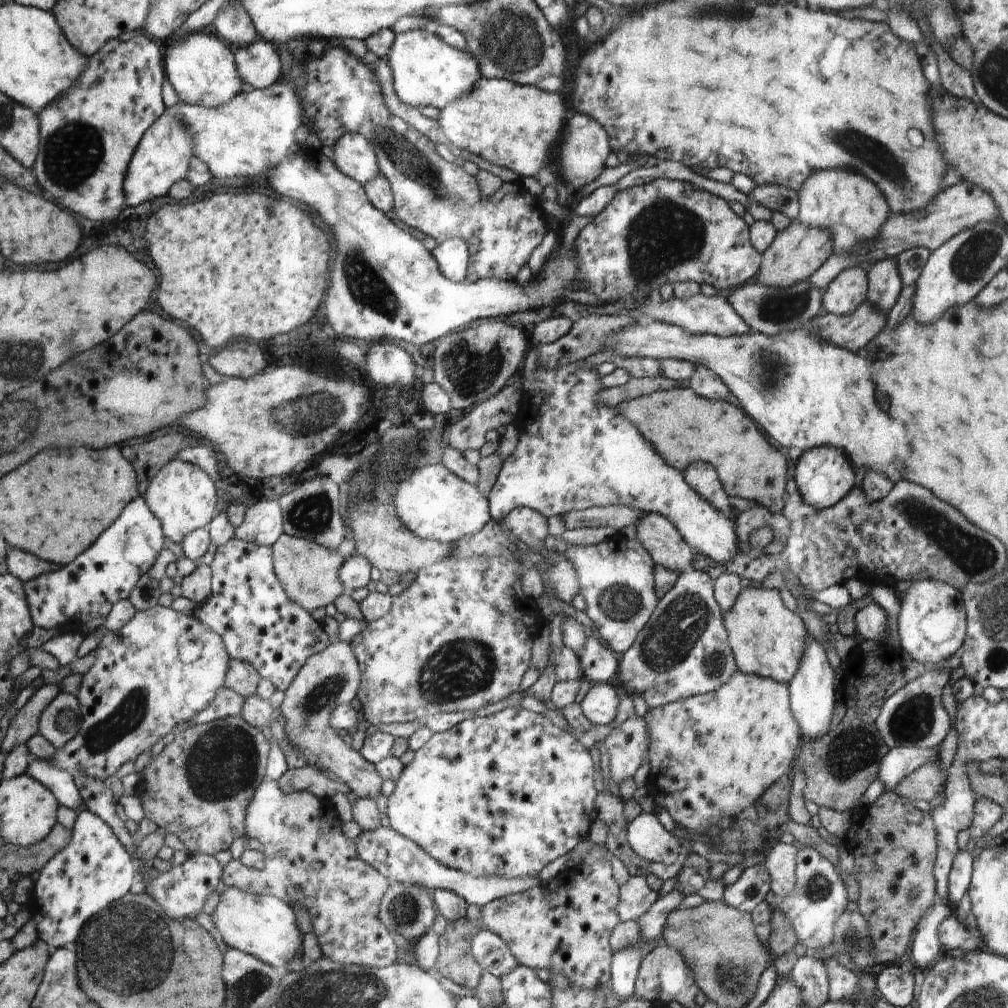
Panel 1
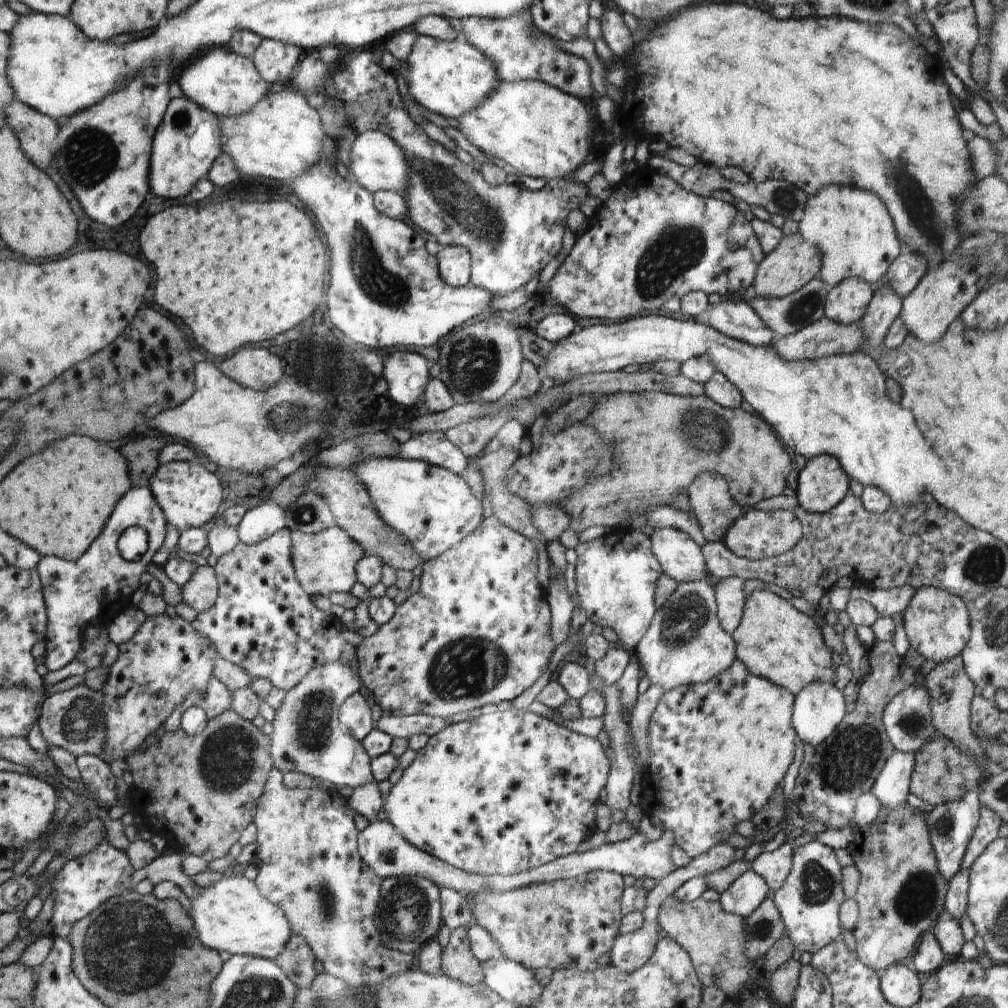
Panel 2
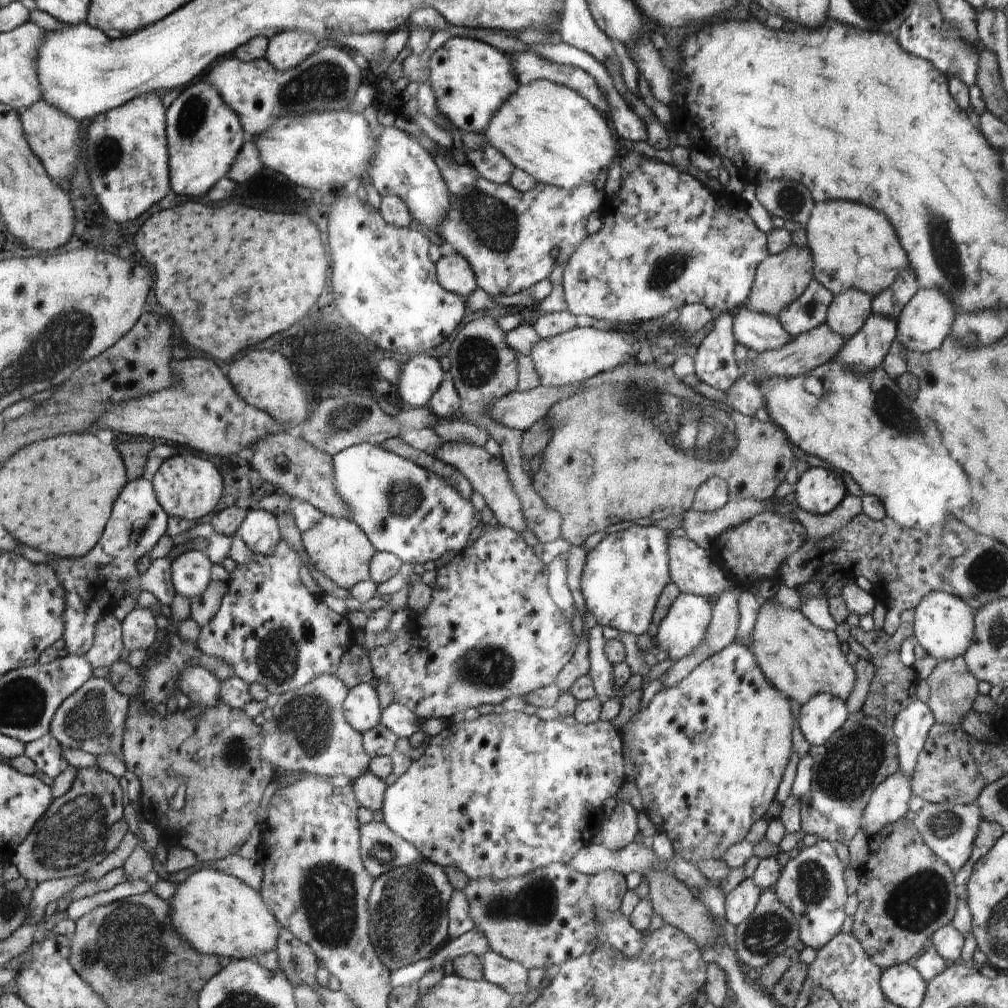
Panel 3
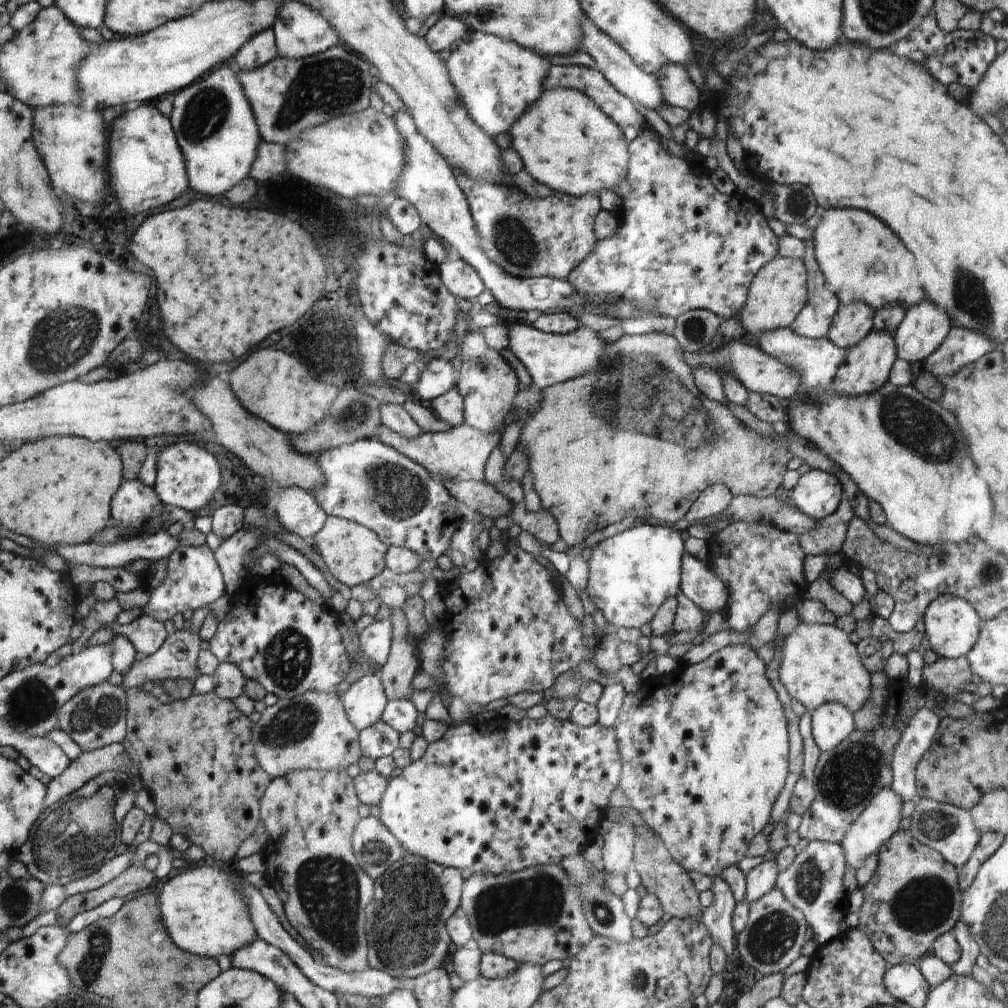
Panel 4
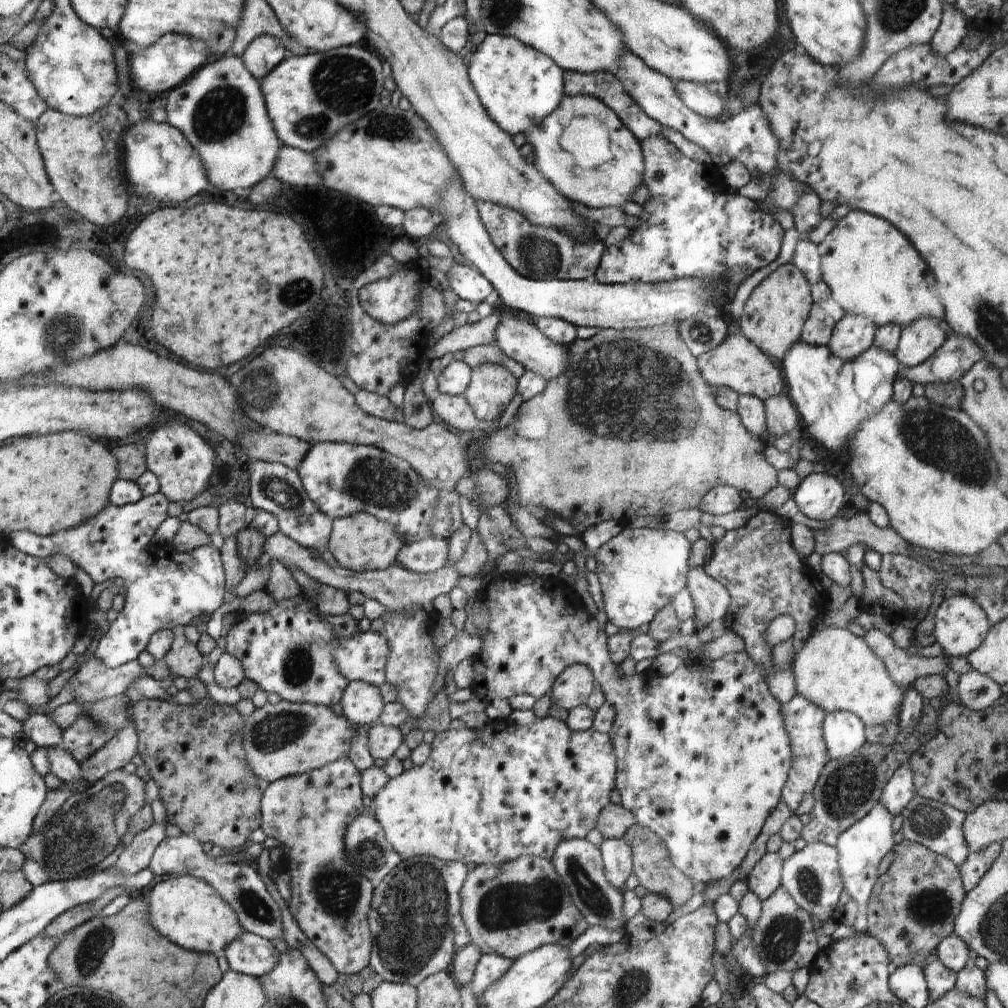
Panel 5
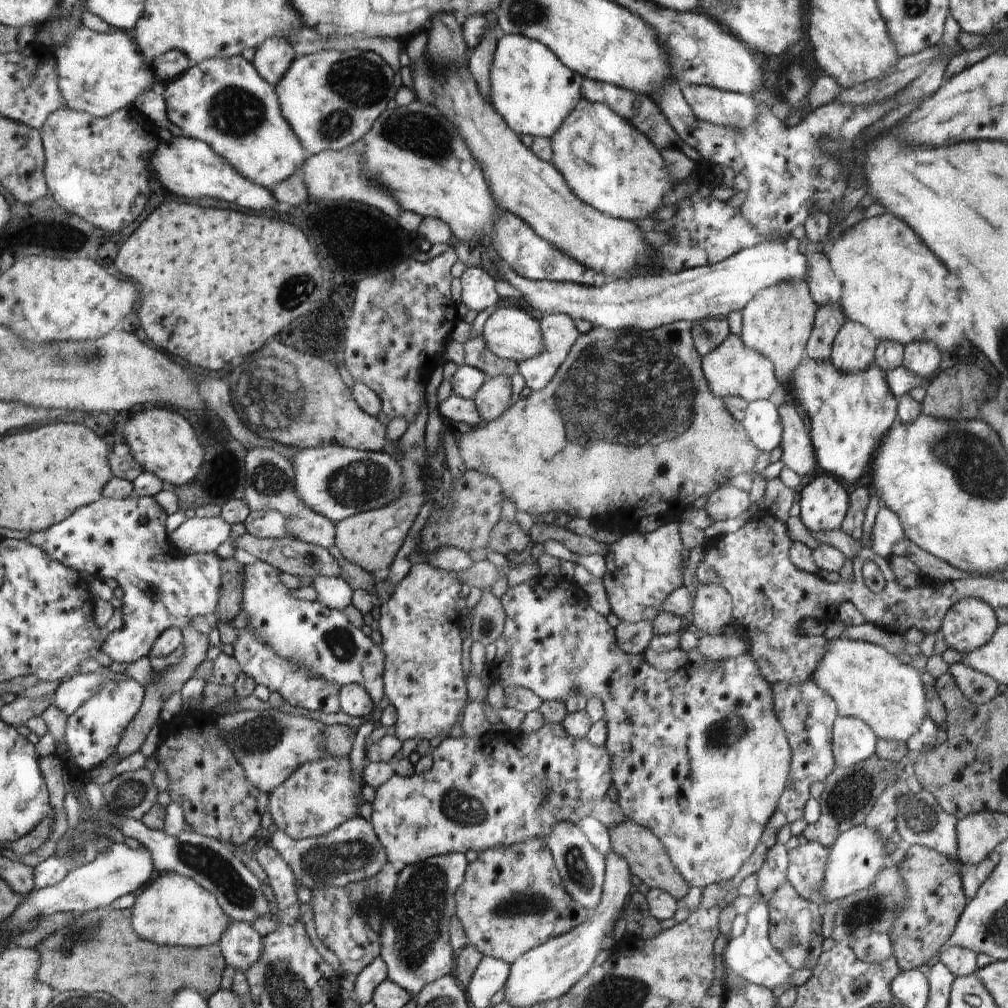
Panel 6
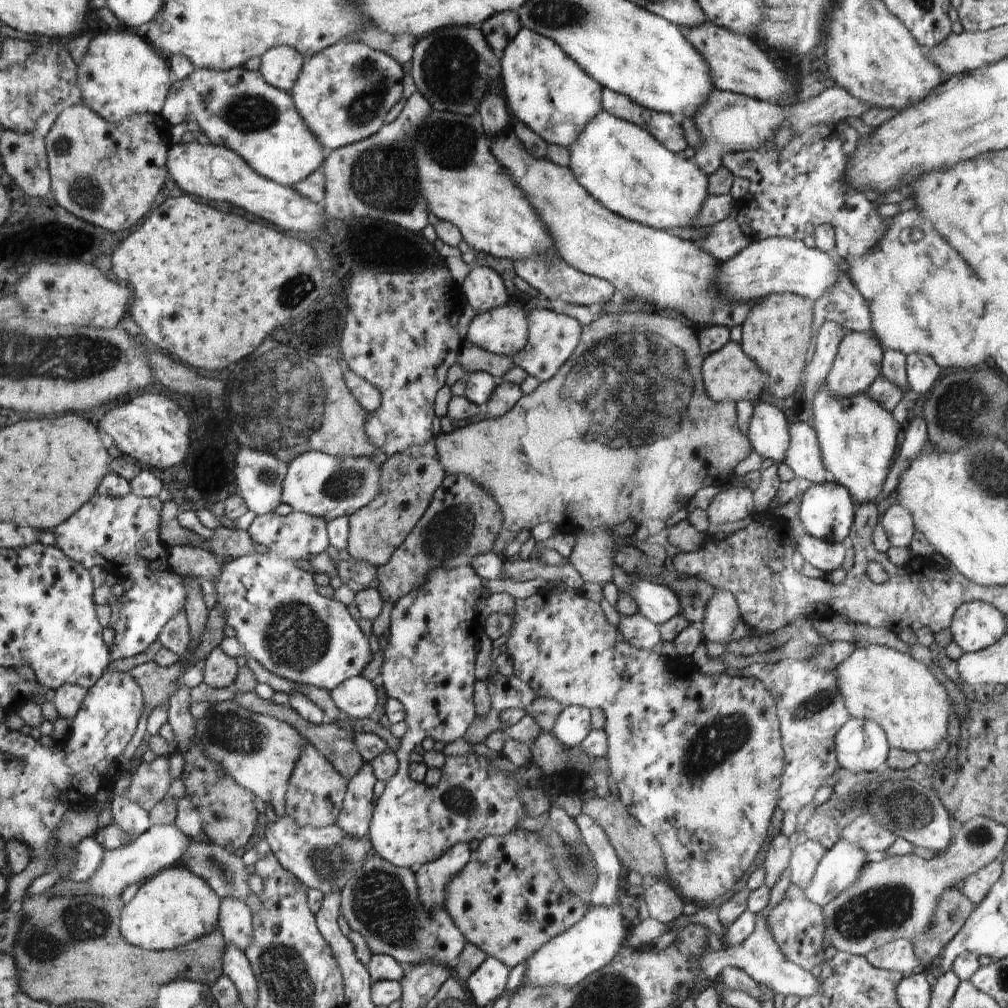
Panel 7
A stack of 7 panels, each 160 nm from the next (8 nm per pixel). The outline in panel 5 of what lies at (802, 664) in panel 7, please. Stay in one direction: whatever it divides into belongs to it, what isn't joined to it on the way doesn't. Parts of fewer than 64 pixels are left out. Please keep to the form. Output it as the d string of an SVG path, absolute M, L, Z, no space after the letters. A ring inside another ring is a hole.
M798 694L794 695L790 702L782 706L782 712L784 728L788 733L793 754L793 763L791 764L787 781L781 790L781 800L794 812L800 806L802 796L813 792L824 765L831 759L822 732L822 723L826 712L813 702L810 702L806 697Z

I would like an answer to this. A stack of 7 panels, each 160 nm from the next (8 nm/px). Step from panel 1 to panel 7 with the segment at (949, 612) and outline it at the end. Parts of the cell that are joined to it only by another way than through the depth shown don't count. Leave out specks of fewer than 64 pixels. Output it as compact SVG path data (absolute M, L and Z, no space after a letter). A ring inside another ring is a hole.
M970 601L957 607L949 628L962 652L973 653L993 645L1007 631L1007 624L995 606Z

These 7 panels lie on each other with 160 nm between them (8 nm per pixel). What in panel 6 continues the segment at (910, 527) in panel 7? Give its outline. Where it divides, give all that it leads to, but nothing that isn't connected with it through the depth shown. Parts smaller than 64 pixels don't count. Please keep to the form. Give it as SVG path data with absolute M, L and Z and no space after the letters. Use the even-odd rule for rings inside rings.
M880 505L873 524L871 549L880 557L880 560L886 559L890 556L892 547L904 536L898 515L886 505Z

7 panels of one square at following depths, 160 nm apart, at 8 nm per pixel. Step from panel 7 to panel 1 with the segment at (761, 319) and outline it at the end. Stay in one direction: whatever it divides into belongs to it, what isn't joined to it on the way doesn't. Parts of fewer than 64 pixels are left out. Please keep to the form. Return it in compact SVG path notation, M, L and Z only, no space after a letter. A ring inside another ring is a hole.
M798 219L790 221L784 230L776 233L770 246L763 252L756 280L764 286L776 288L786 288L806 281L833 253L832 235L829 229L802 226Z

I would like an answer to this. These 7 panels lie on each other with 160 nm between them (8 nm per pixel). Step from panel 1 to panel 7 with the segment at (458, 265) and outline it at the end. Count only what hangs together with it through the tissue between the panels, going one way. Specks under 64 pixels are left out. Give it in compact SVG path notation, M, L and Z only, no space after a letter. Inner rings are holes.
M472 265L472 270L460 288L467 303L477 313L483 313L508 303L508 292L502 278L491 267Z

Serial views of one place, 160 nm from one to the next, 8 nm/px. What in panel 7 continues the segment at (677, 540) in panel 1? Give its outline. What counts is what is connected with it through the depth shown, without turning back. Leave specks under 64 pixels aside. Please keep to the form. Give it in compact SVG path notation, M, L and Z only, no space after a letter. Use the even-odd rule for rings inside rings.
M716 589L698 626L706 642L728 643L739 620L741 611L737 599L730 591Z

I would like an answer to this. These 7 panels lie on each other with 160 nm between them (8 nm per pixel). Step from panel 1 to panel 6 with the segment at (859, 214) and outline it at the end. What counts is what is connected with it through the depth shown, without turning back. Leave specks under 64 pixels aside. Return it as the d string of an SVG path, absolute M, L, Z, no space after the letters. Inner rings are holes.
M880 214L862 219L842 232L825 255L842 285L841 310L845 318L862 323L879 341L891 340L903 345L916 341L934 341L943 354L947 354L945 352L948 350L951 355L966 339L963 334L966 322L962 322L962 304L956 294L956 276L950 274L934 254L930 254L930 250L900 218L894 218L892 214Z

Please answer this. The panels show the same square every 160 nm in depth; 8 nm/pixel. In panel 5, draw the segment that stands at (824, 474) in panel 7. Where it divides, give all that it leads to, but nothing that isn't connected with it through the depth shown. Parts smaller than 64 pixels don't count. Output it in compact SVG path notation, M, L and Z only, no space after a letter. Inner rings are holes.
M780 394L767 398L763 403L766 430L774 438L779 438L788 432L795 436L799 427L800 415L792 400Z

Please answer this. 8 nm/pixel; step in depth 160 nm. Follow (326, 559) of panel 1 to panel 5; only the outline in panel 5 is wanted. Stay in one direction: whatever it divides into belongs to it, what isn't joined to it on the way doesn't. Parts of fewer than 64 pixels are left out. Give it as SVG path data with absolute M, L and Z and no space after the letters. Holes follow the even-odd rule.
M360 513L357 516L333 519L327 549L342 568L362 572L388 569L395 564L403 545L396 533L396 527L372 515Z

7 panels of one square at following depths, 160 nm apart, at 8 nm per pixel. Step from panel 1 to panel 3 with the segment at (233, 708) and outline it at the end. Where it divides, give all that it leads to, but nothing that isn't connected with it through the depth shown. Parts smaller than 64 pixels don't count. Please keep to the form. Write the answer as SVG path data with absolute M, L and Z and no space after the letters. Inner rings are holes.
M202 666L186 669L179 676L178 690L191 700L192 704L204 707L215 707L220 696L221 682Z

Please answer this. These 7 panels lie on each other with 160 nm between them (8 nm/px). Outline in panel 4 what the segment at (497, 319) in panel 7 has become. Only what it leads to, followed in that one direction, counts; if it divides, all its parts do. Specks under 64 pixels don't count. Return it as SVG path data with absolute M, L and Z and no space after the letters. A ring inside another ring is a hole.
M515 324L509 329L508 352L516 355L525 364L533 384L540 390L552 388L554 385L584 377L592 372L601 362L606 349L606 342L589 327L578 327L570 334L552 334L538 330L526 324Z

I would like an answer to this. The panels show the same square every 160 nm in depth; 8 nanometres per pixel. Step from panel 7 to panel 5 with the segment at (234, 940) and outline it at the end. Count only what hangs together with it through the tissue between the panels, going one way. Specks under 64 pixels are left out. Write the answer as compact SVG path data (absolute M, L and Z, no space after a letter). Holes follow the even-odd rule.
M243 932L225 950L230 969L254 978L270 974L279 961L279 954L272 941L249 932Z

